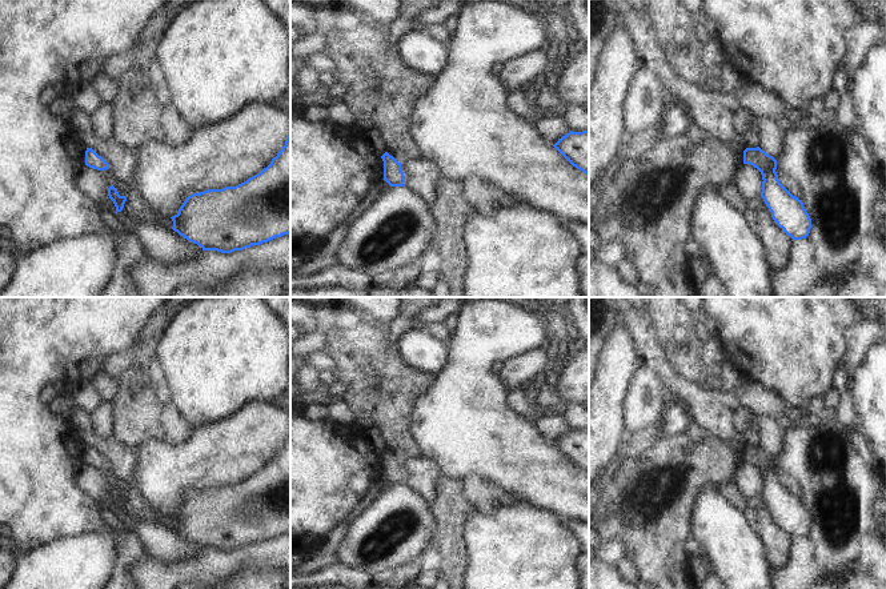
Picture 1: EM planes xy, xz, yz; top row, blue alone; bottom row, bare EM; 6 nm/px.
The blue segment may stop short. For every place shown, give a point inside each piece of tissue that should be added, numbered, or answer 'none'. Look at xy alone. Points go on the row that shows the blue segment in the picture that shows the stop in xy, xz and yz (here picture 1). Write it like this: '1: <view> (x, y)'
none

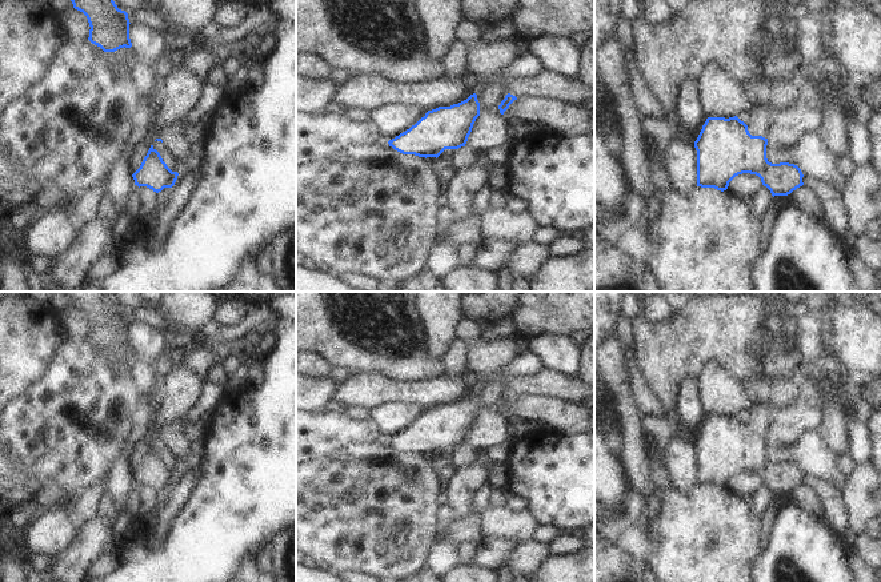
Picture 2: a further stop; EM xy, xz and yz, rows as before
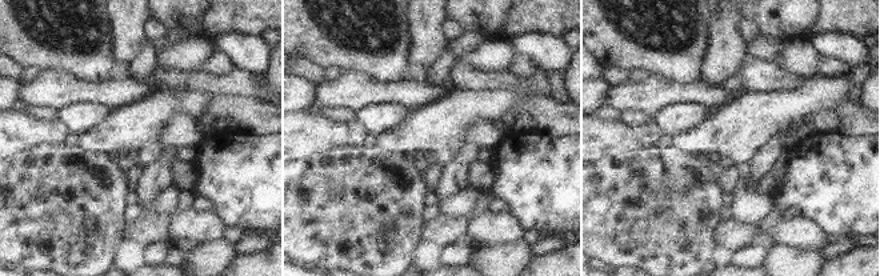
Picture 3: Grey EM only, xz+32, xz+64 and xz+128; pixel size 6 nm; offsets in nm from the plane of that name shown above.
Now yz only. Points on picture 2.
1: yz (783, 93)

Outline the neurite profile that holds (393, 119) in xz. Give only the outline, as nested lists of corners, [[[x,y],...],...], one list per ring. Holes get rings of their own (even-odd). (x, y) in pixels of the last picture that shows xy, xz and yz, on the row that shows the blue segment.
[[[389,104],[373,111],[371,116],[385,141],[389,141],[415,125],[425,113],[424,108],[413,104]]]

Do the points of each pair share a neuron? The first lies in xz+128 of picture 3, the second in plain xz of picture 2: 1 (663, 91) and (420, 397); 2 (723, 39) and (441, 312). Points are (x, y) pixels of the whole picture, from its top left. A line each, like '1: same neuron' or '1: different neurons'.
1: same neuron
2: same neuron

